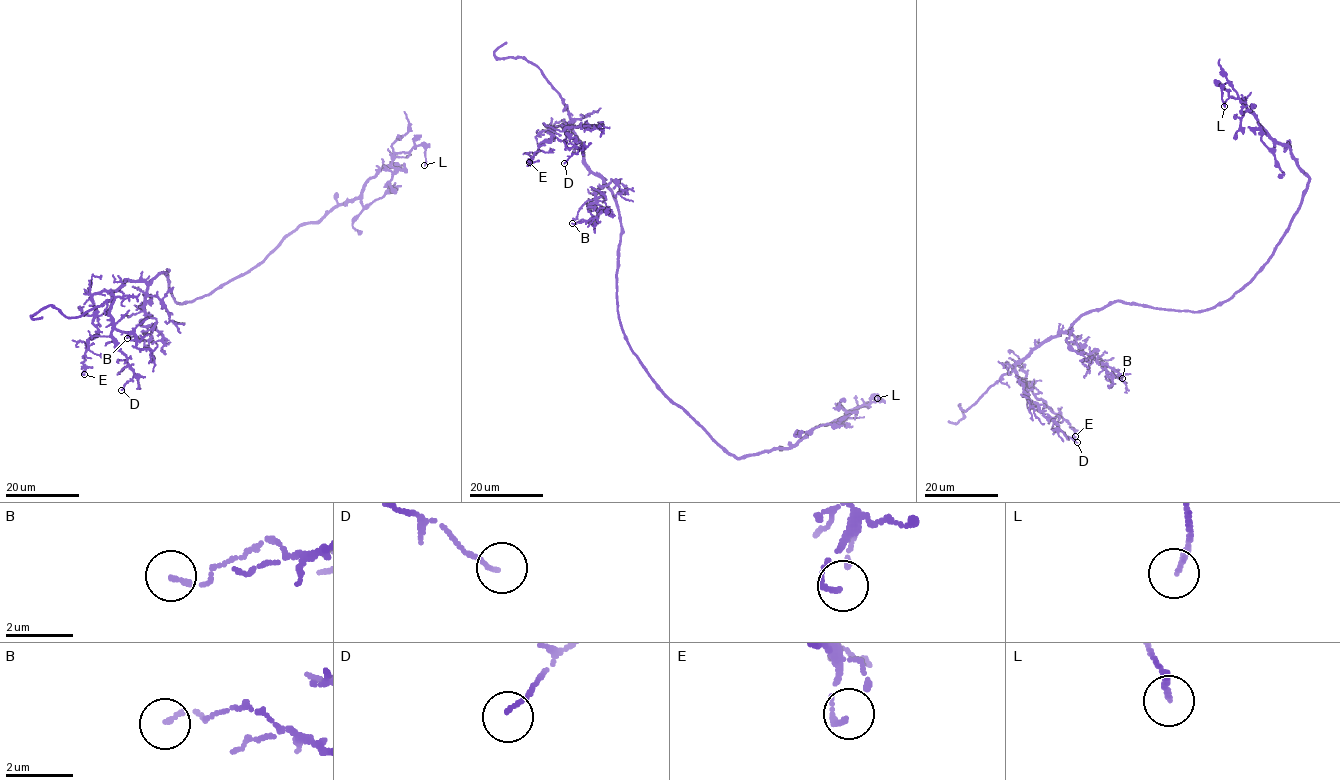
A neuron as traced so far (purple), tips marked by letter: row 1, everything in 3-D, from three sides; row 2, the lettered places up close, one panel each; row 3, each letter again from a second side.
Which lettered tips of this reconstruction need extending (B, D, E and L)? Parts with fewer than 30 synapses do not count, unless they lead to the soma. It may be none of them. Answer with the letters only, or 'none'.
none

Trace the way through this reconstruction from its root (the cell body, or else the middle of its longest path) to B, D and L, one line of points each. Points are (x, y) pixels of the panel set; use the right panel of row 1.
B: (1214, 306), (1191, 312), (1113, 301), (1082, 314), (1070, 330), (1074, 343), (1122, 378)
D: (1214, 306), (1191, 312), (1113, 301), (1080, 315), (1066, 332), (1022, 358), (1015, 373), (1028, 397), (1077, 442)
L: (1214, 306), (1259, 272), (1290, 224), (1309, 179), (1287, 146), (1277, 143), (1223, 87), (1224, 106)

